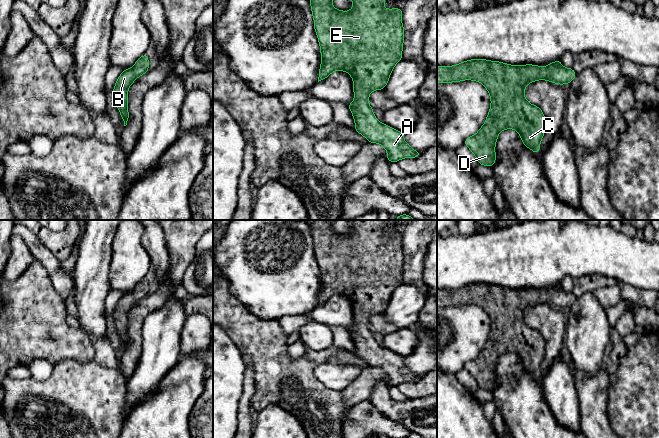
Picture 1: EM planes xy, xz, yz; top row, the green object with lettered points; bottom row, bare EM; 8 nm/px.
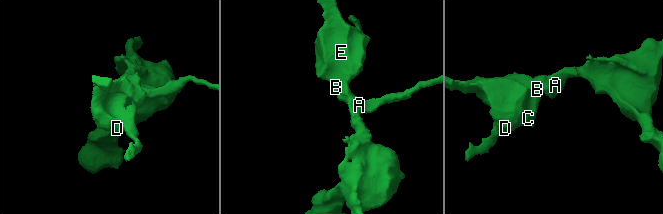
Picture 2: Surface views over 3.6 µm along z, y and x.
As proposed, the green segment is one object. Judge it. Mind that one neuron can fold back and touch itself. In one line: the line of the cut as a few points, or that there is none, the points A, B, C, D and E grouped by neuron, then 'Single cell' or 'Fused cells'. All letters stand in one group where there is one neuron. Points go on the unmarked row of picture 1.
No split. Groups: A B C D E. Single cell

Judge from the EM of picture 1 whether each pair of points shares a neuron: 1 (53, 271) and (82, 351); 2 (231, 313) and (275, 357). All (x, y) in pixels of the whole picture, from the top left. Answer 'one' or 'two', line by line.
1: two
2: one

